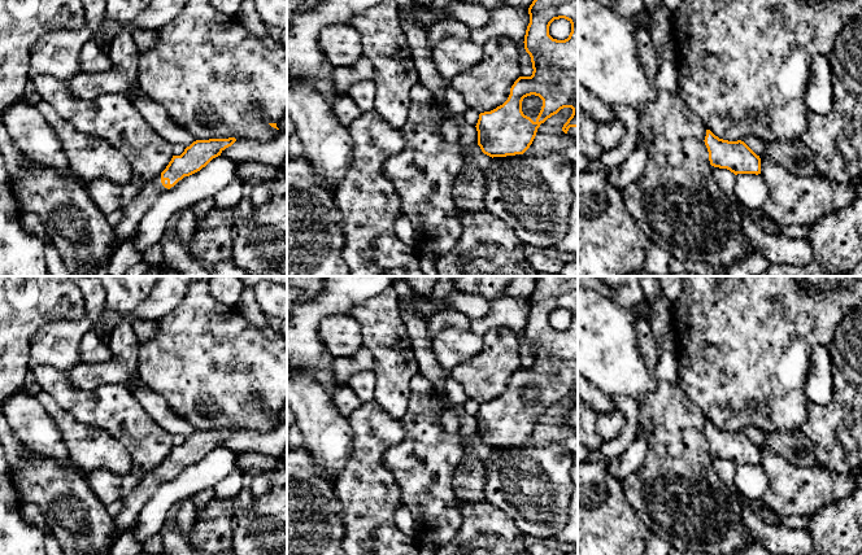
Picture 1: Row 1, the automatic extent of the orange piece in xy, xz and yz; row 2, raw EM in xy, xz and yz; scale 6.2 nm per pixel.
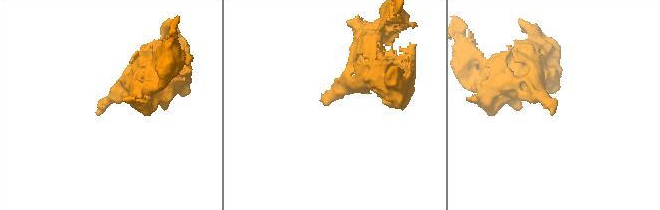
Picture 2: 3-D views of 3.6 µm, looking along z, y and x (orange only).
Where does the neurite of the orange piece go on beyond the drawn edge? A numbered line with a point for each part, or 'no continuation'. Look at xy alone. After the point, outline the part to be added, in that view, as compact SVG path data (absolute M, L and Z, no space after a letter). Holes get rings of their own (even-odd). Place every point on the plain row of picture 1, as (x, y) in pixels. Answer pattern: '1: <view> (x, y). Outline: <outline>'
1: xy (131, 506). Outline: M161 464L139 480L134 490L122 499L122 508L113 519L110 545L129 528L134 526L144 504L152 498L157 488L167 481L161 473Z

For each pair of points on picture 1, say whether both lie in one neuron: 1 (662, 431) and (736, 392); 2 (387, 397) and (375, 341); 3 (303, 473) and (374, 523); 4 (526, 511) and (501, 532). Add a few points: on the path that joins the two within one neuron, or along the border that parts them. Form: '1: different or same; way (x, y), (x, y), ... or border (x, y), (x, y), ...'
1: different; border (679, 388), (708, 419)
2: same; way (387, 383), (387, 355)
3: different; border (335, 475), (335, 495), (342, 505), (344, 527)
4: different; border (490, 503), (503, 510), (525, 533)

